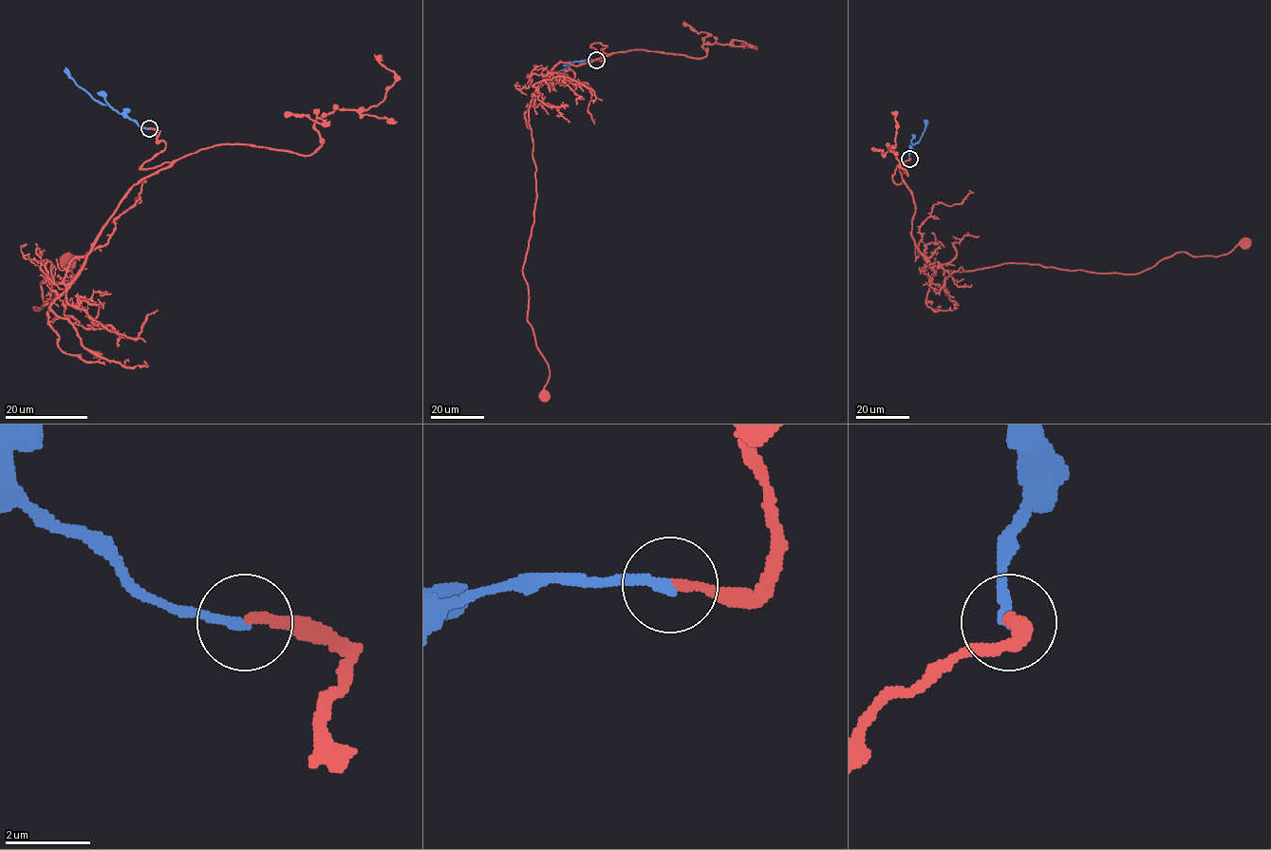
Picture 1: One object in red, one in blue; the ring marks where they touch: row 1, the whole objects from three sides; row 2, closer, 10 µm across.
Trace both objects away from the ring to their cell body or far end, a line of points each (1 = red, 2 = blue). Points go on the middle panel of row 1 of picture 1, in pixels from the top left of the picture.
1: (596, 60), (607, 46), (559, 62), (530, 104), (523, 276), (544, 394)
2: (596, 60), (575, 61), (548, 76), (543, 75)

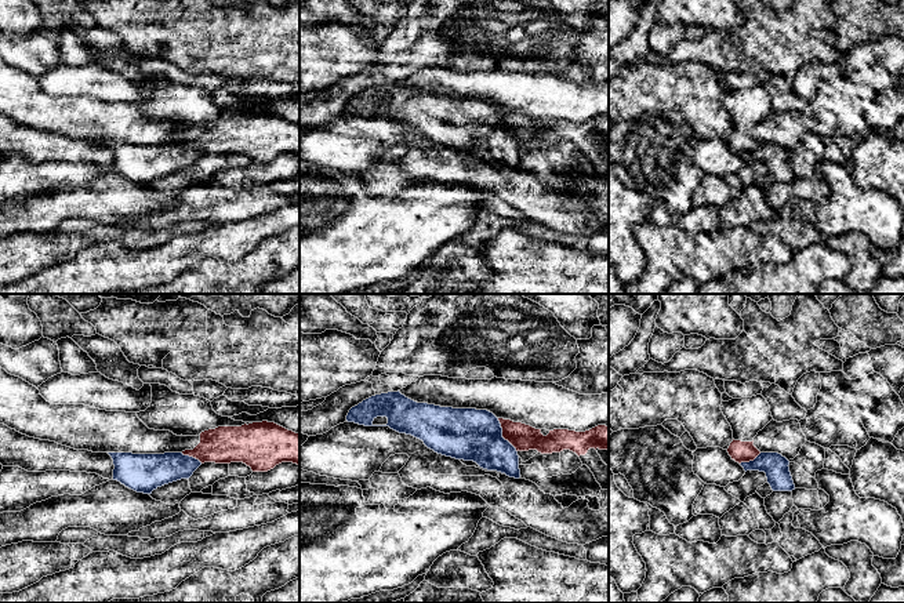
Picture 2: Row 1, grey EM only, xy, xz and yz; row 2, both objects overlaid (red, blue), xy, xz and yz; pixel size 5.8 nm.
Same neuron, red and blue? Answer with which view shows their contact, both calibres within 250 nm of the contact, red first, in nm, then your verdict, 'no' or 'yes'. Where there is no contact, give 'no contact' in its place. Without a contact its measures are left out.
meets red in xz; 160 nm thick on the red side, 300 nm on the other; no

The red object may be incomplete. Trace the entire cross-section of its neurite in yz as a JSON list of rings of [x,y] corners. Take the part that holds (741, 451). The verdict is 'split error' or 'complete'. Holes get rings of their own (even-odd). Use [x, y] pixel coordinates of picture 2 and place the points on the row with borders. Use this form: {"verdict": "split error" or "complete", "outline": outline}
{"verdict": "split error", "outline": [[[756,395],[722,400],[720,410],[733,431],[729,455],[738,464],[754,461],[760,454],[754,446],[754,437],[773,419],[769,403],[762,395]]]}

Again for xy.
{"verdict": "split error", "outline": [[[160,384],[150,386],[152,403],[137,415],[149,429],[199,436],[200,443],[184,455],[202,464],[243,462],[253,472],[268,472],[282,462],[299,465],[299,433],[268,421],[235,421],[217,414],[204,397],[179,395]]]}

